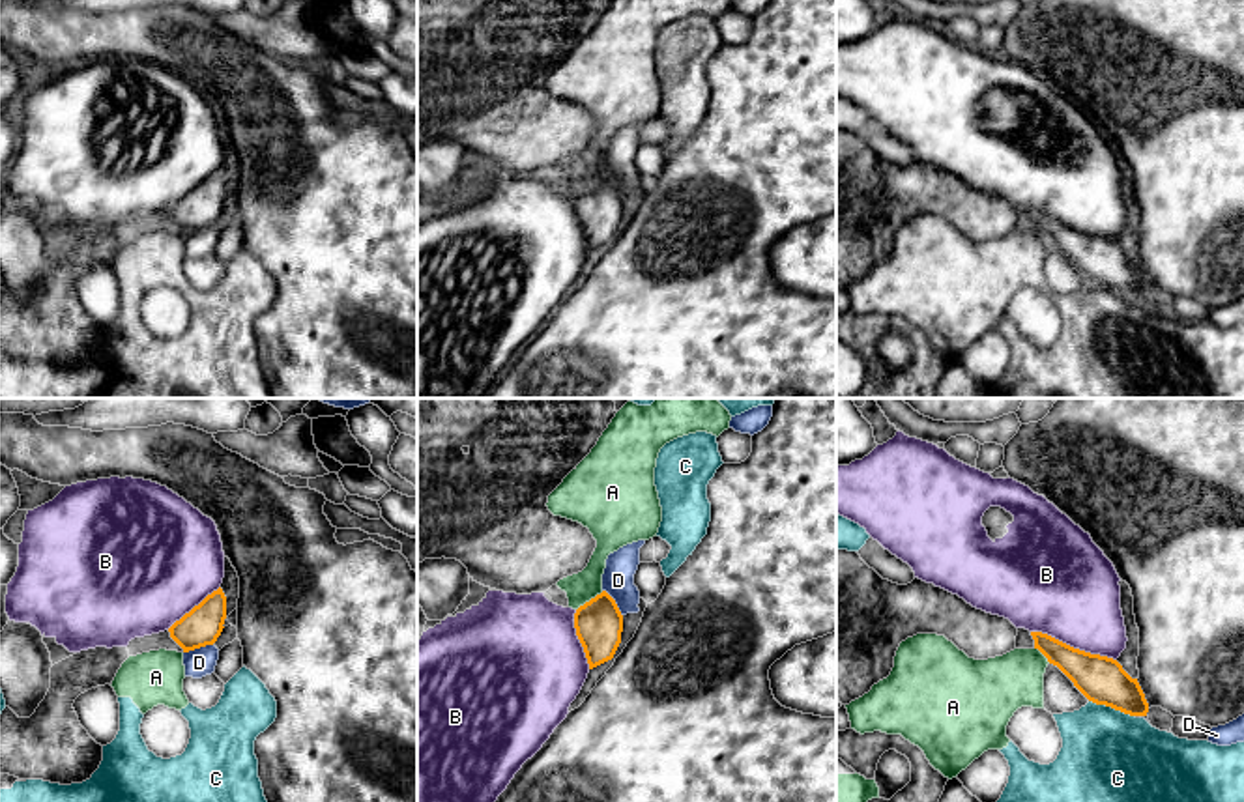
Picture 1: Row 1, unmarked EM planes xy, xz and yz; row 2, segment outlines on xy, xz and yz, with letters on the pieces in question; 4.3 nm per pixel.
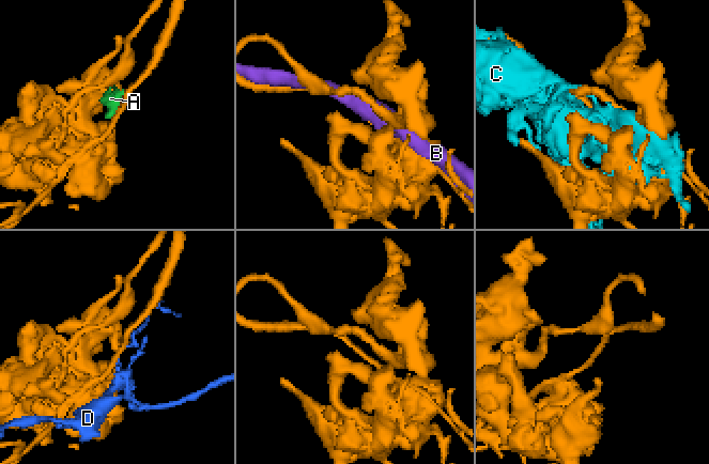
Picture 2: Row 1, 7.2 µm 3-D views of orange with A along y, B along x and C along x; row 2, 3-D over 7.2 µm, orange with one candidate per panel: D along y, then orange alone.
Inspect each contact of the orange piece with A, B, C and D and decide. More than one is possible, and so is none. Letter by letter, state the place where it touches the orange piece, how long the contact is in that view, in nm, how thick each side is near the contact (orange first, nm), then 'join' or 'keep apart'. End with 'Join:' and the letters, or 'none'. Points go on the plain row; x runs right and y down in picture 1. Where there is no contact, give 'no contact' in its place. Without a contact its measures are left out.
A: xz (592, 180) | 150 nm | 200/130 nm | keep apart
B: yz (1072, 229) | 400 nm | 200/420 nm | keep apart
C: yz (1112, 288) | 220 nm | 200/460 nm | keep apart
D: xy (197, 229) | 130 nm | 170/120 nm | keep apart
Join: none

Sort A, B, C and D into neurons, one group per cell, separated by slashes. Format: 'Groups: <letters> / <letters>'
Groups: A C / B / D

